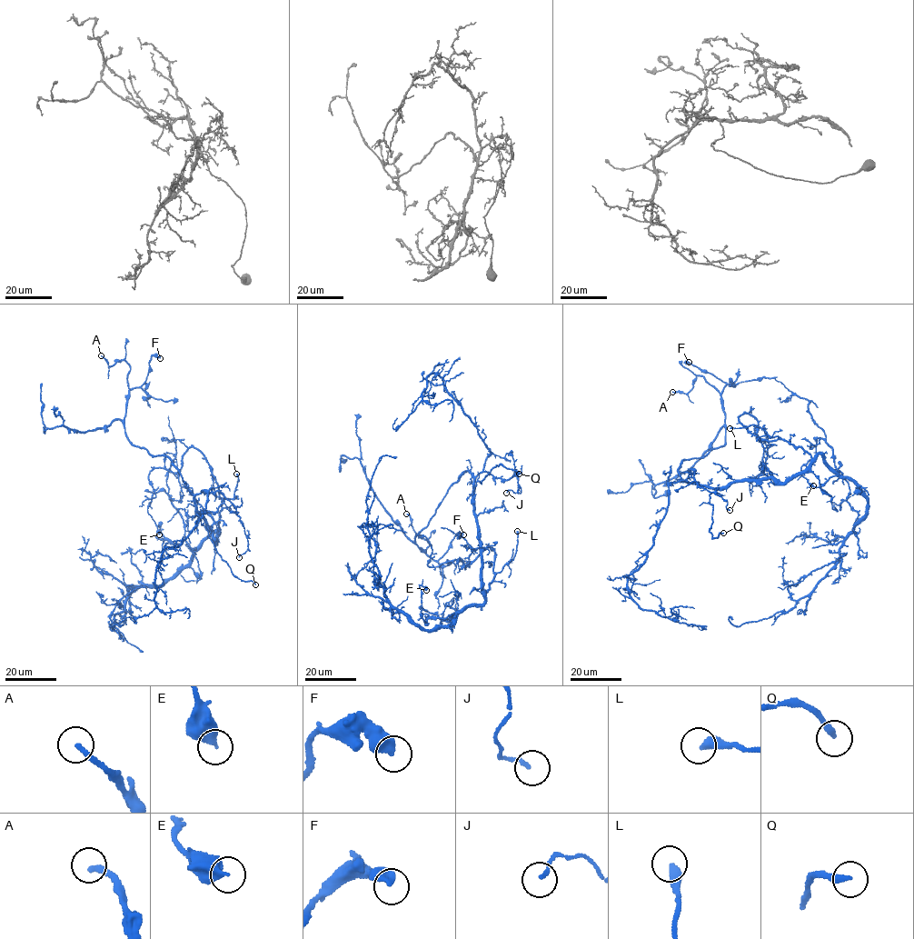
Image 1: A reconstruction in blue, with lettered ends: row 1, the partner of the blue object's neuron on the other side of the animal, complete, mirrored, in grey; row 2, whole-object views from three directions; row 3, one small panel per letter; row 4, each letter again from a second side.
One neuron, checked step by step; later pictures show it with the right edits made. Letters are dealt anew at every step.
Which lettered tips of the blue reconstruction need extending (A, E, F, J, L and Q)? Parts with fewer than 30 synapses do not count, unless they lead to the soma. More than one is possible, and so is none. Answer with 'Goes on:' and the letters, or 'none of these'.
Goes on: Q

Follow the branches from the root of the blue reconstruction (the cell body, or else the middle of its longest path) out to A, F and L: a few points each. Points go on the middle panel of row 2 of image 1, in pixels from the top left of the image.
A: (480, 538), (474, 476), (467, 471), (415, 536), (424, 554), (431, 545), (413, 530), (406, 514)
F: (480, 538), (474, 476), (467, 471), (450, 487), (415, 536), (415, 544), (437, 561), (453, 537), (463, 534)
L: (480, 538), (485, 594), (493, 576), (515, 555), (517, 531)

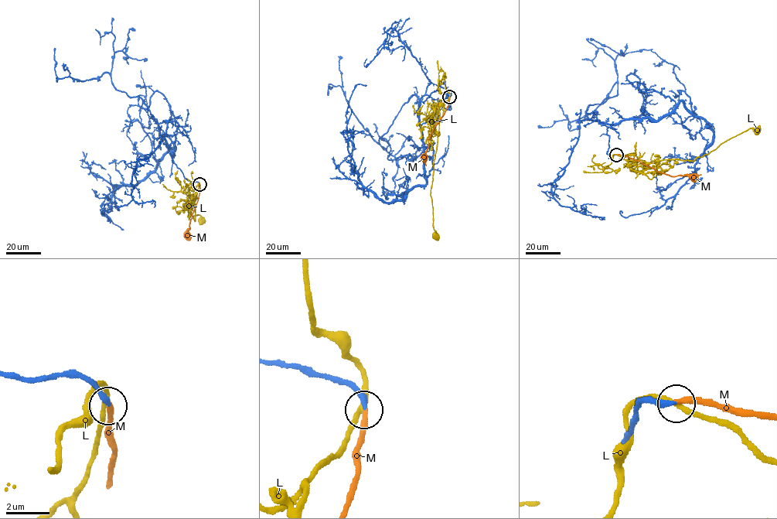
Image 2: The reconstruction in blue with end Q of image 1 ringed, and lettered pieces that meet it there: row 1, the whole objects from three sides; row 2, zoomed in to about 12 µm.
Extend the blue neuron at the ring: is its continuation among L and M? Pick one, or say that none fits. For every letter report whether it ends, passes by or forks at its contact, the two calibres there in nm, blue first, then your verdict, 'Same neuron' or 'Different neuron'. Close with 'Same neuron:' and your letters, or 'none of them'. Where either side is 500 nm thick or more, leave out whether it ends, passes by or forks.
L: It passes by. Thickness 320 nm (blue) against 200 nm. Different neuron
M: It ends there. Thickness 280 nm (blue) against 240 nm. Same neuron
Same neuron: M

